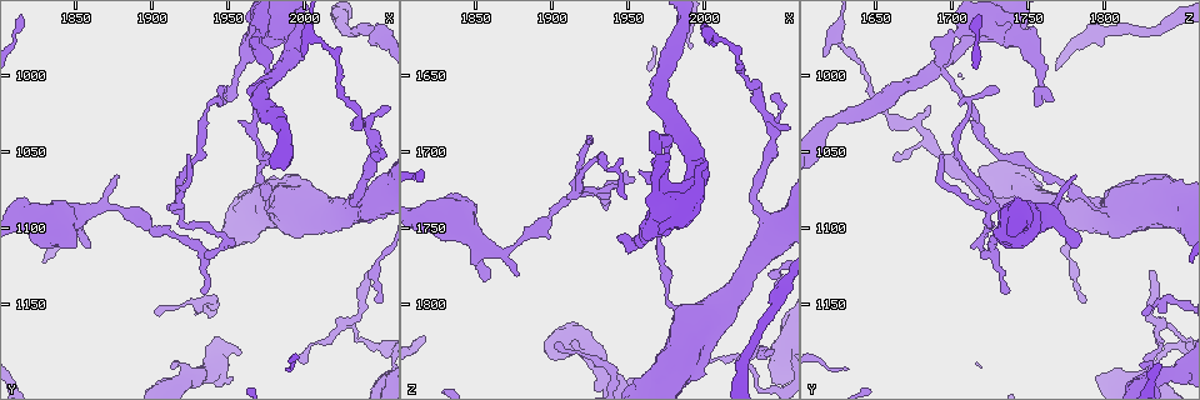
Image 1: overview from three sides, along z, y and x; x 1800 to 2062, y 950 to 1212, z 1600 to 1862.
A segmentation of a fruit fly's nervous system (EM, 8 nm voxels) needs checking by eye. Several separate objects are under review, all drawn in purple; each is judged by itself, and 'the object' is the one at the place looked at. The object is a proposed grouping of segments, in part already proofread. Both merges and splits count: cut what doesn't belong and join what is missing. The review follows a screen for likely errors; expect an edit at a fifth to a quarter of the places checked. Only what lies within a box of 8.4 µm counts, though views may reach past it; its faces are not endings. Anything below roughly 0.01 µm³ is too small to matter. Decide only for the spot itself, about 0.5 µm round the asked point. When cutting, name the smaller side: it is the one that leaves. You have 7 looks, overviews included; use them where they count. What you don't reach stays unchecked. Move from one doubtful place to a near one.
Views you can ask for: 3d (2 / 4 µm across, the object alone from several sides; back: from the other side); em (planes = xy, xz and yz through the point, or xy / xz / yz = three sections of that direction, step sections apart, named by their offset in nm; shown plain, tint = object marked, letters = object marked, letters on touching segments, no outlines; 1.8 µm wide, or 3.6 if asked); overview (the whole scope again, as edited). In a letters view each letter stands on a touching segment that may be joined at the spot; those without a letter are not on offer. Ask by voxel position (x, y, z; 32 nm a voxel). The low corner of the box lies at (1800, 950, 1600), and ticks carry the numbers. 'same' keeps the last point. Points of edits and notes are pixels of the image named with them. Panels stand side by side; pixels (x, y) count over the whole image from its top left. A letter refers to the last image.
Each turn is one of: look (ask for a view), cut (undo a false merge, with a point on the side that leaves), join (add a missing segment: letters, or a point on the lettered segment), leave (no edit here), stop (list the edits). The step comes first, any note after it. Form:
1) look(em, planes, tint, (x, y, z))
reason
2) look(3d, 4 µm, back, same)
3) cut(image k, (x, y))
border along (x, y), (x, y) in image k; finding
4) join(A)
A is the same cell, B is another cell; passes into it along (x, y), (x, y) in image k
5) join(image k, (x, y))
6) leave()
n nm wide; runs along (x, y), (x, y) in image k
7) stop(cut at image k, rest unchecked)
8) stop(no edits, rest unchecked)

look(3d, 2 µm, (1914, 1190, 1822))
free end

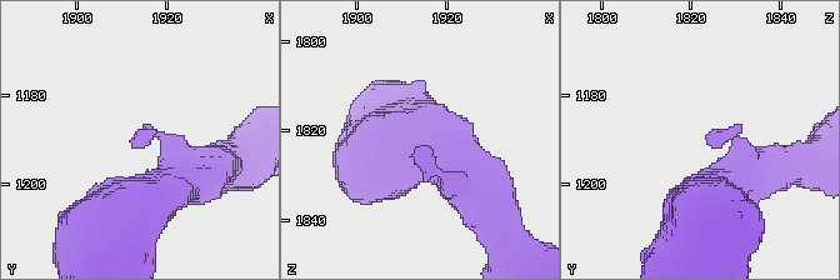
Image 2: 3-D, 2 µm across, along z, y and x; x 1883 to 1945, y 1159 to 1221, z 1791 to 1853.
look(em, 3.6 µm, yz, step 8, tint, (1915, 1189, 1823))
arms of 360, 600 nm; now the EM

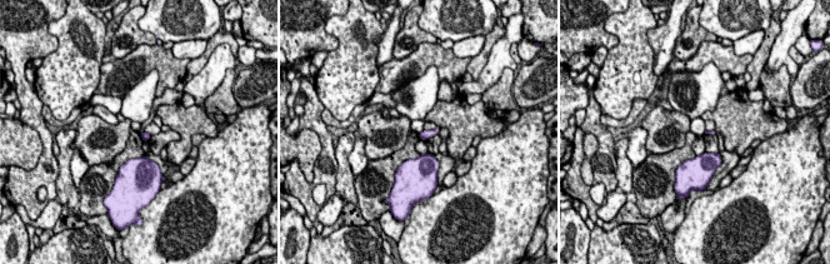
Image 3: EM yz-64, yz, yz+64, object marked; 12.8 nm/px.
look(em, 3.6 µm, xy, step 8, letters, same)

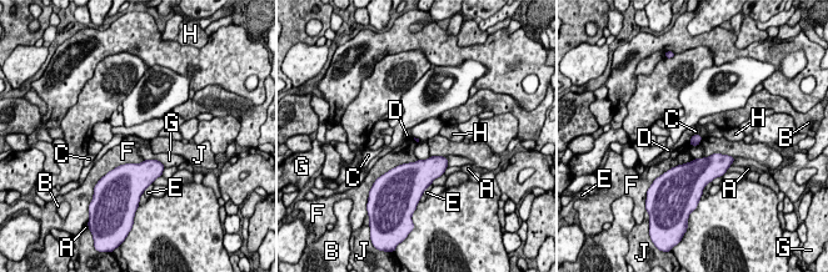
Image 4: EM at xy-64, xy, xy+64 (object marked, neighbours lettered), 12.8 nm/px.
leave()
A, B, C, D, E, F, G, H and J are other cells; border along (145, 160), (120, 164), (108, 171) in image 4; no lettered segment goes on from it

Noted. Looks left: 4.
look(em, yz, step 8, tint, (1922, 1052, 1692))

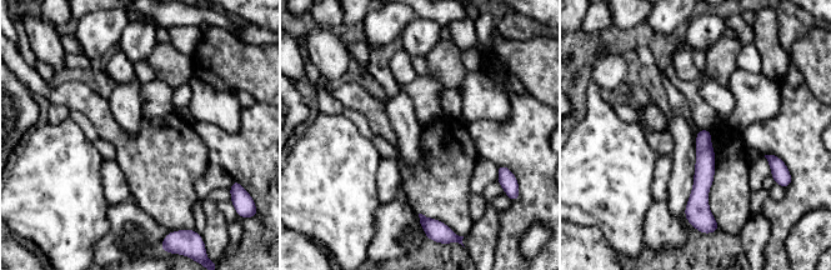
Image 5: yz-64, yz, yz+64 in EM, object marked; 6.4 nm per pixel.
look(em, planes, letters, same)
another direction

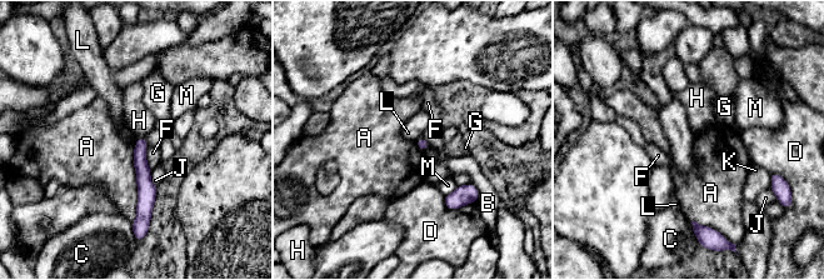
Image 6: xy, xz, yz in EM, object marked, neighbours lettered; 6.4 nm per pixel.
leave()
A, B, C, D, F, G, H, J, K, L and M are other cells; runs along (141, 140), (144, 209), (139, 215) in image 6; no lettered segment goes on from it

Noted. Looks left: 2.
stop(no edits, rest unchecked)

